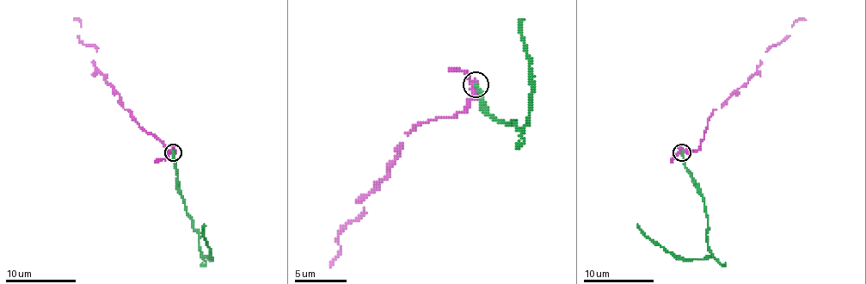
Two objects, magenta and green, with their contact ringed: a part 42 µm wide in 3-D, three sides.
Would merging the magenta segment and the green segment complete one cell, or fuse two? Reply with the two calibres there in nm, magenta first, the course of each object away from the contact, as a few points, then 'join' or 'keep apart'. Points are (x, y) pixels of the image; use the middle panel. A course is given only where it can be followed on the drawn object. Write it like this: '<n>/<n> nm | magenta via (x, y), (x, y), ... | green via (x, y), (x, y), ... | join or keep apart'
340/240 nm | magenta via (475, 83), (464, 109), (410, 132), (395, 163), (359, 200), (364, 210), (338, 236), (330, 267) | green via (475, 83), (482, 107), (493, 117), (503, 122), (513, 120), (521, 127), (529, 114), (531, 76), (521, 19) | keep apart

